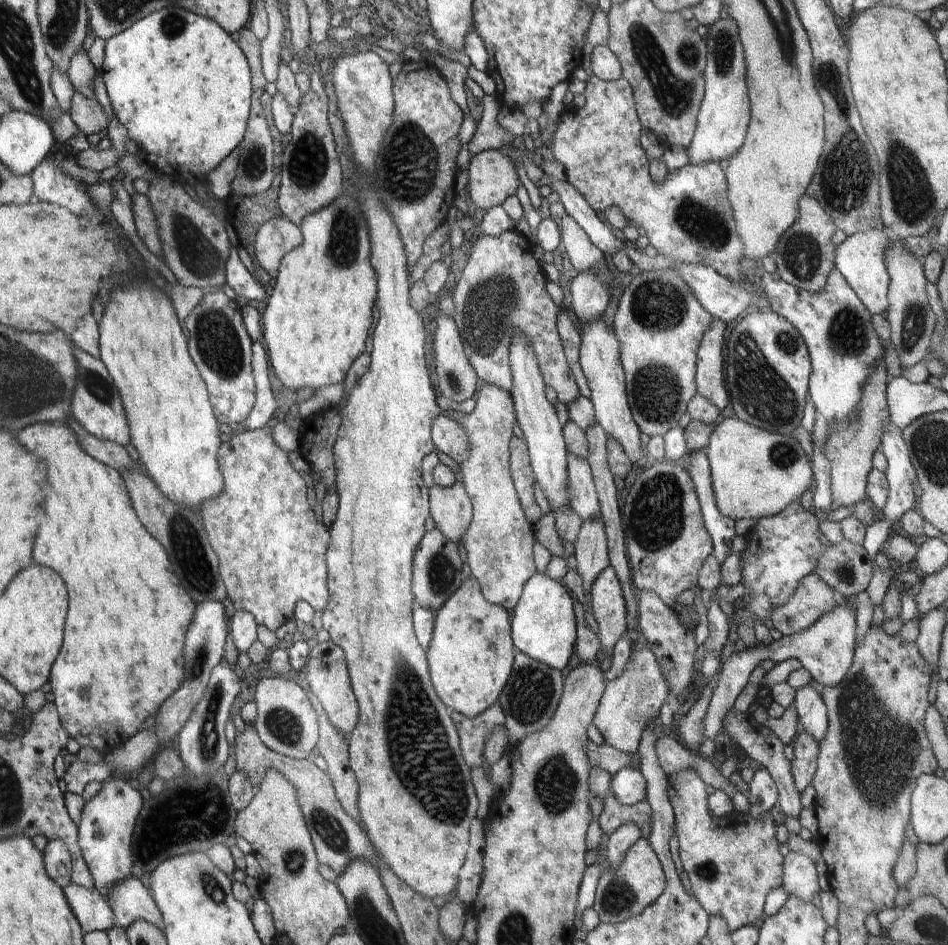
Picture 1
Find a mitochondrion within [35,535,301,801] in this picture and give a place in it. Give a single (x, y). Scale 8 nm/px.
(208, 740)

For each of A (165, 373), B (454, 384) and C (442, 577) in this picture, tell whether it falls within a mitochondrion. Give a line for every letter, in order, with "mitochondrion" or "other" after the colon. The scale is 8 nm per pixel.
A: other
B: mitochondrion
C: mitochondrion

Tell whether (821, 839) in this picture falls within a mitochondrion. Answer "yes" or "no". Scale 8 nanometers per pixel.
no

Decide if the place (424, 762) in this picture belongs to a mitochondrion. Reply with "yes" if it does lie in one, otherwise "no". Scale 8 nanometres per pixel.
yes

